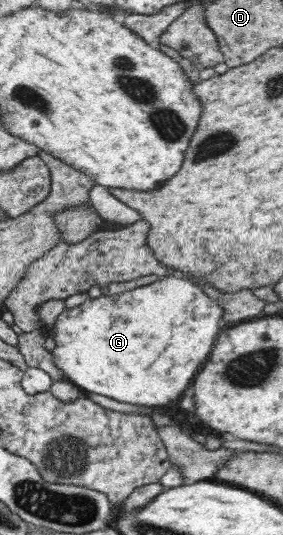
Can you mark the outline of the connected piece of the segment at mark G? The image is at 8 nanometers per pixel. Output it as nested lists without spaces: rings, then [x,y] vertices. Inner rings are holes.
[[[170,275],[162,279],[162,281],[156,280],[150,285],[143,285],[142,287],[132,289],[132,291],[114,295],[102,295],[96,299],[87,298],[76,308],[71,310],[65,308],[55,323],[57,347],[52,352],[56,356],[56,364],[66,372],[68,381],[71,381],[74,385],[78,384],[85,393],[100,393],[100,395],[107,395],[112,397],[112,399],[118,399],[118,401],[126,401],[126,403],[149,407],[150,410],[154,408],[162,410],[162,405],[166,407],[167,403],[170,403],[172,399],[180,398],[182,391],[190,385],[192,377],[199,370],[198,367],[201,367],[207,360],[218,336],[217,333],[220,333],[220,321],[222,321],[223,315],[224,308],[220,307],[220,304],[213,300],[211,296],[206,295],[200,285],[197,285],[190,279],[177,279]]]

